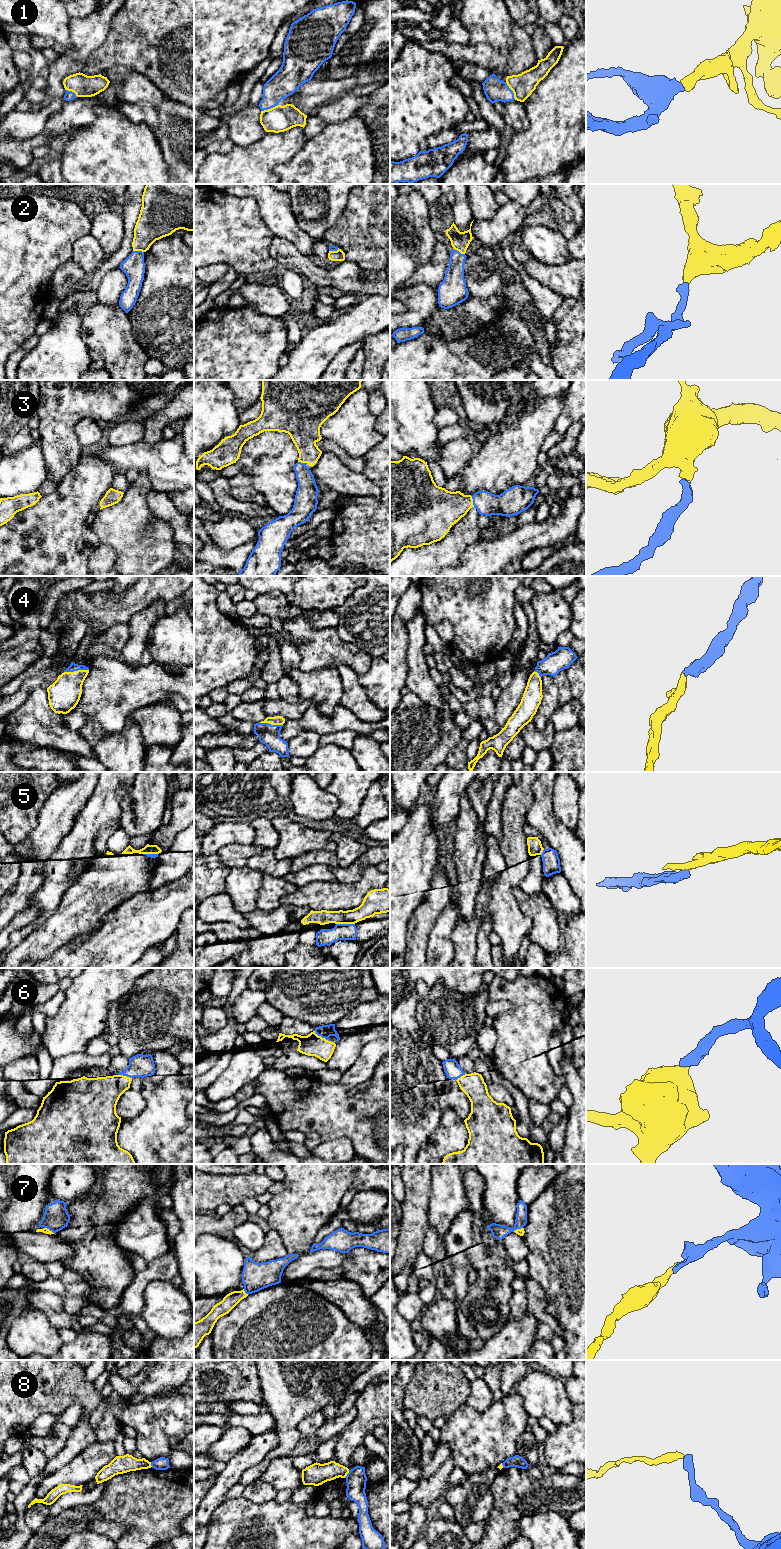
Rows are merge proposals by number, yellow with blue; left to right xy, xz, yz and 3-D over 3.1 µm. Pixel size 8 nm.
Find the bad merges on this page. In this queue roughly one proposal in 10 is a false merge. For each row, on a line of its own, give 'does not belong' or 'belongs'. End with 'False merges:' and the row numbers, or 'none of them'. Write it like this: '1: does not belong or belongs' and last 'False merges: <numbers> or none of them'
1: belongs
2: belongs
3: belongs
4: belongs
5: does not belong
6: belongs
7: belongs
8: does not belong
False merges: 5, 8

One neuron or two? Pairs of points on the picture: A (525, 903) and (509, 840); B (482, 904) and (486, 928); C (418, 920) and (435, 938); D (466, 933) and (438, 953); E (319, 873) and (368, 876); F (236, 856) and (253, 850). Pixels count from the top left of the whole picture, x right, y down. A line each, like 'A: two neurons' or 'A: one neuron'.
A: two neurons
B: two neurons
C: two neurons
D: two neurons
E: two neurons
F: one neuron

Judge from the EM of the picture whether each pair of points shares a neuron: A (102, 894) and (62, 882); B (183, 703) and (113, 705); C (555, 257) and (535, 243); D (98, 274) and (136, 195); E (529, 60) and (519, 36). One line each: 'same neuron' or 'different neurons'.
A: different neurons
B: same neuron
C: same neuron
D: same neuron
E: same neuron

